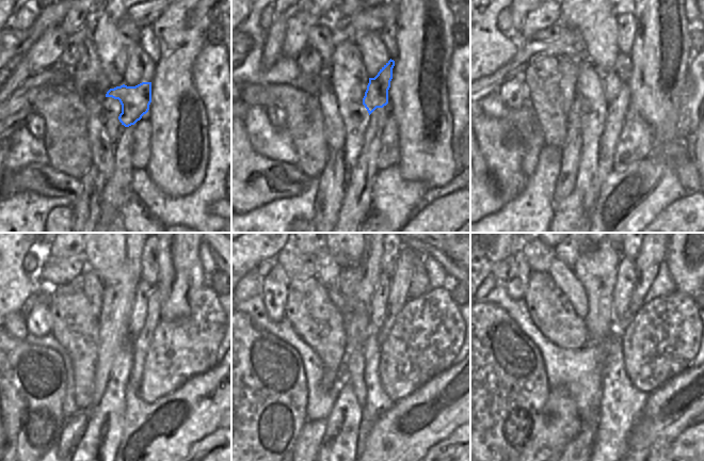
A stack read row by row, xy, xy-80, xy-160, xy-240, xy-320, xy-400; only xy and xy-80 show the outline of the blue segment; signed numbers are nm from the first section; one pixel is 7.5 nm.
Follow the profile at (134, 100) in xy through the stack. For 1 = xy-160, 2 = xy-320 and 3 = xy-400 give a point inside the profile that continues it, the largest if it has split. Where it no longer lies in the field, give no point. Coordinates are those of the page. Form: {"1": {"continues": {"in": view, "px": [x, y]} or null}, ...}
{"1": {"continues": {"in": "xy-160", "px": [613, 79]}}, "2": {"continues": {"in": "xy-320", "px": [380, 297]}}, "3": {"continues": {"in": "xy-400", "px": [625, 283]}}}

